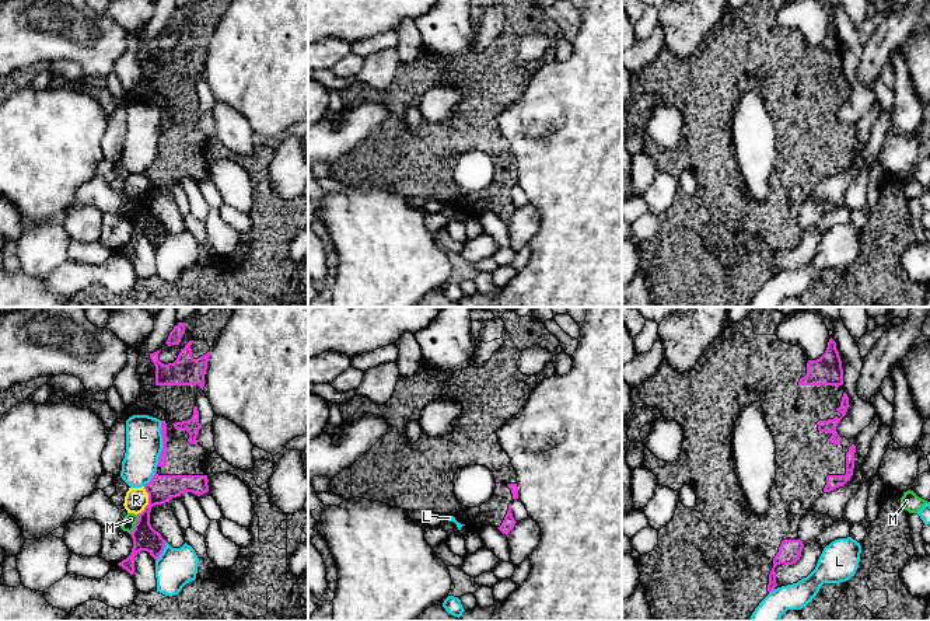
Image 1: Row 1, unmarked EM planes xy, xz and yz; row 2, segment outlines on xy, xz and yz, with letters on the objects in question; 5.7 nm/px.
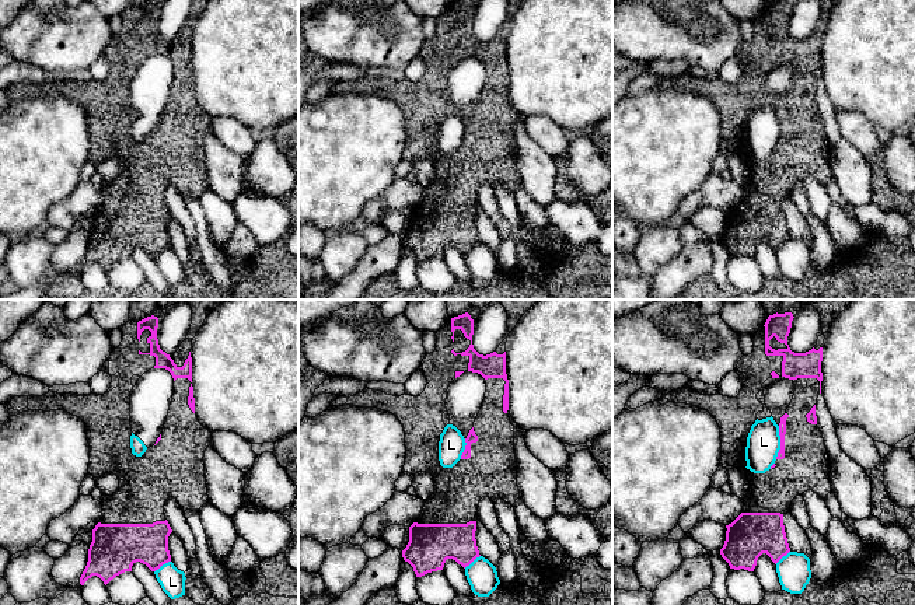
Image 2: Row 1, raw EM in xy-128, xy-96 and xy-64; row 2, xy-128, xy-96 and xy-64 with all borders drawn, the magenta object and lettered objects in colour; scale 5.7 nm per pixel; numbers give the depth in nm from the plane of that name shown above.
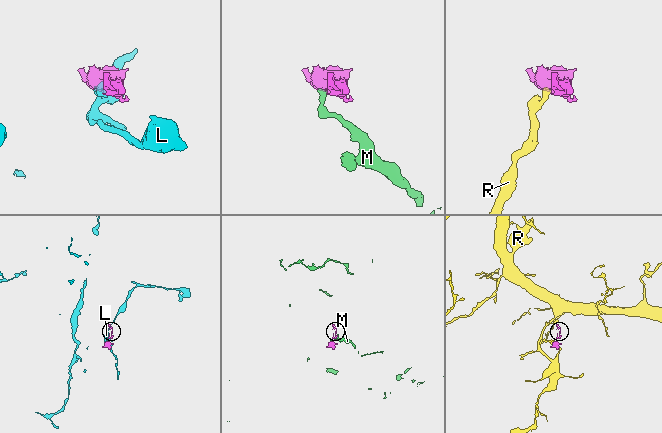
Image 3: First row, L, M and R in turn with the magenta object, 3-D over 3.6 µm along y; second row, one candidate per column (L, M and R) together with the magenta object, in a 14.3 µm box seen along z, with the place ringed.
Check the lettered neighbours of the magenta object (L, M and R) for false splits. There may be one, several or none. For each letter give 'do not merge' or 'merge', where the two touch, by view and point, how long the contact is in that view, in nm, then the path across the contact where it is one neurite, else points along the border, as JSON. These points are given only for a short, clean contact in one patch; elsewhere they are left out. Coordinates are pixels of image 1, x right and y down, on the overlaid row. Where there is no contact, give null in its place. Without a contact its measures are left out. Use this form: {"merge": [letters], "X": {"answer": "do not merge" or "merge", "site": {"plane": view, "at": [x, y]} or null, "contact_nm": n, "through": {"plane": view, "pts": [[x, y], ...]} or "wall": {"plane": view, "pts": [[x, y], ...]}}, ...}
{"merge": [], "L": {"answer": "do not merge", "site": {"plane": "xy", "at": [163, 443]}, "contact_nm": 260}, "M": {"answer": "do not merge", "site": {"plane": "xy", "at": [135, 524]}, "contact_nm": 120, "wall": {"plane": "xy", "pts": [[137, 515], [137, 522], [129, 533]]}}, "R": {"answer": "do not merge", "site": {"plane": "xy", "at": [149, 501]}, "contact_nm": 170, "wall": {"plane": "xy", "pts": [[144, 487], [147, 505], [137, 515]]}}}

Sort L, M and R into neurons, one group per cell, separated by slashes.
L / M / R

